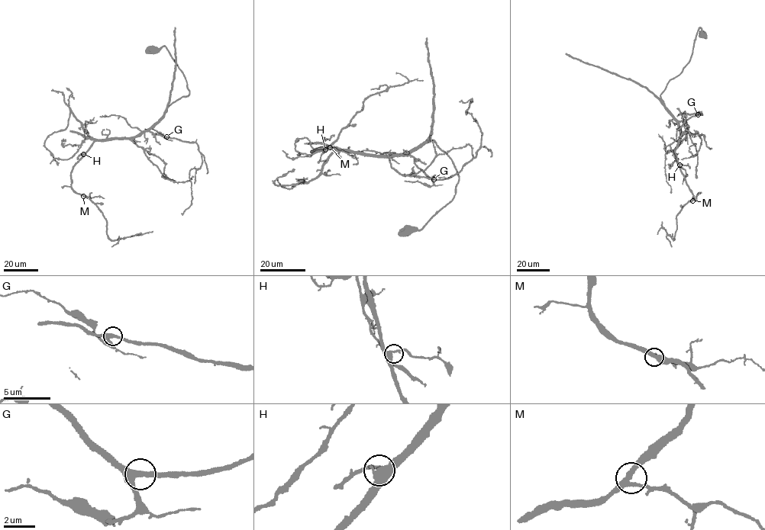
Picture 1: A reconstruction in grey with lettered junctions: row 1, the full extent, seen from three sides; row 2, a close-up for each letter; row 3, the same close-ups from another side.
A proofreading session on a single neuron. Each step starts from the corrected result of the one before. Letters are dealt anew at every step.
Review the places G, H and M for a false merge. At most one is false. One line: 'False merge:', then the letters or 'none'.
False merge: none

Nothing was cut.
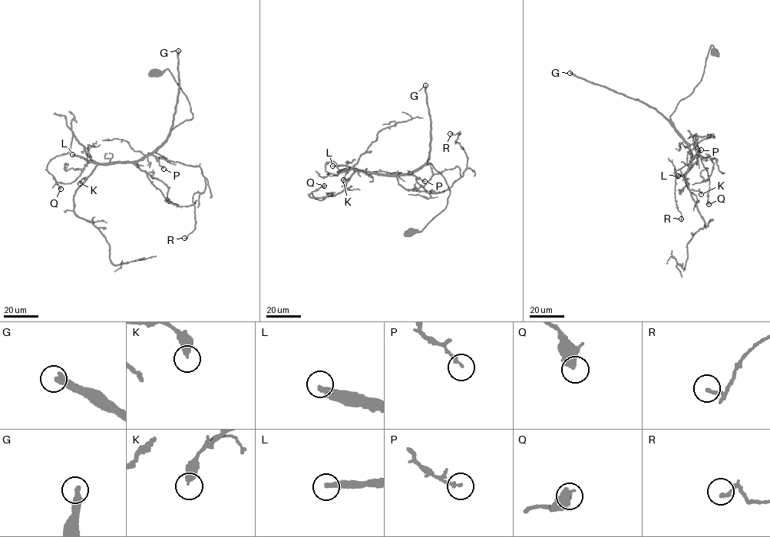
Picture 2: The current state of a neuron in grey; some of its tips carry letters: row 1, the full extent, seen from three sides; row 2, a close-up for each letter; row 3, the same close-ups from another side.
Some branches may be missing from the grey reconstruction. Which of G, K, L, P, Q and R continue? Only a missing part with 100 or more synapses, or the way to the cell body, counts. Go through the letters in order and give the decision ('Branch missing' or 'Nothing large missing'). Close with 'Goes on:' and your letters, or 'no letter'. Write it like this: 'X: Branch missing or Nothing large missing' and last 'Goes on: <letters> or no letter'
G: Branch missing
K: Nothing large missing
L: Branch missing
P: Nothing large missing
Q: Nothing large missing
R: Nothing large missing
Goes on: G, L

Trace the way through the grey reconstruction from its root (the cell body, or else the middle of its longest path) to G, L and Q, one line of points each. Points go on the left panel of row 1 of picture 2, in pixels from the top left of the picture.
G: (156, 71), (169, 70), (188, 100), (193, 114), (192, 119), (185, 120), (170, 131), (178, 94), (178, 51)
L: (156, 71), (169, 70), (188, 100), (193, 118), (175, 126), (161, 146), (142, 159), (95, 163), (72, 154)
Q: (156, 71), (169, 70), (193, 118), (132, 161), (96, 163), (74, 136), (67, 153), (47, 166), (61, 189)

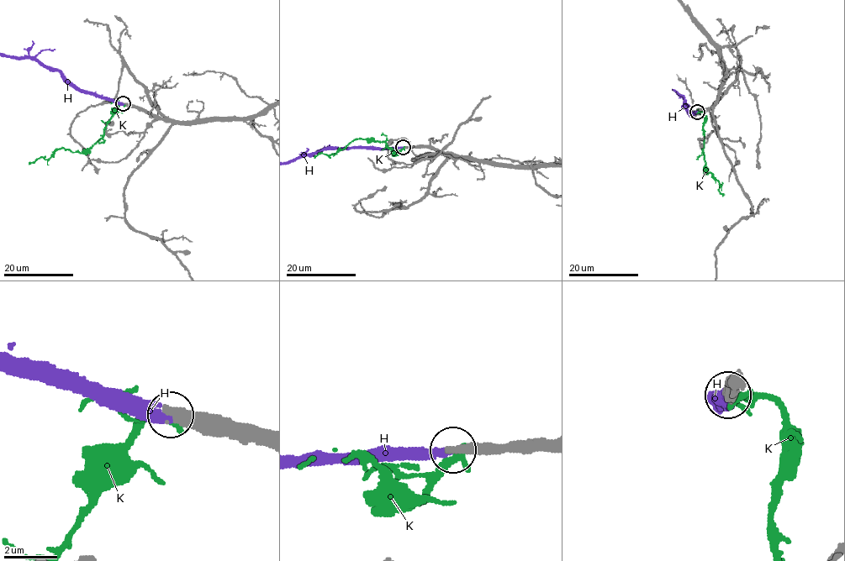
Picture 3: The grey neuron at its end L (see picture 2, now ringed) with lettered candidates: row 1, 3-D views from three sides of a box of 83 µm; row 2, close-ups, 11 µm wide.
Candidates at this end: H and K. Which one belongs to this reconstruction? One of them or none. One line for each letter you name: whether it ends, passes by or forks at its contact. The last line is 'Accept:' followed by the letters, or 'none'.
H: it ends
Accept: H

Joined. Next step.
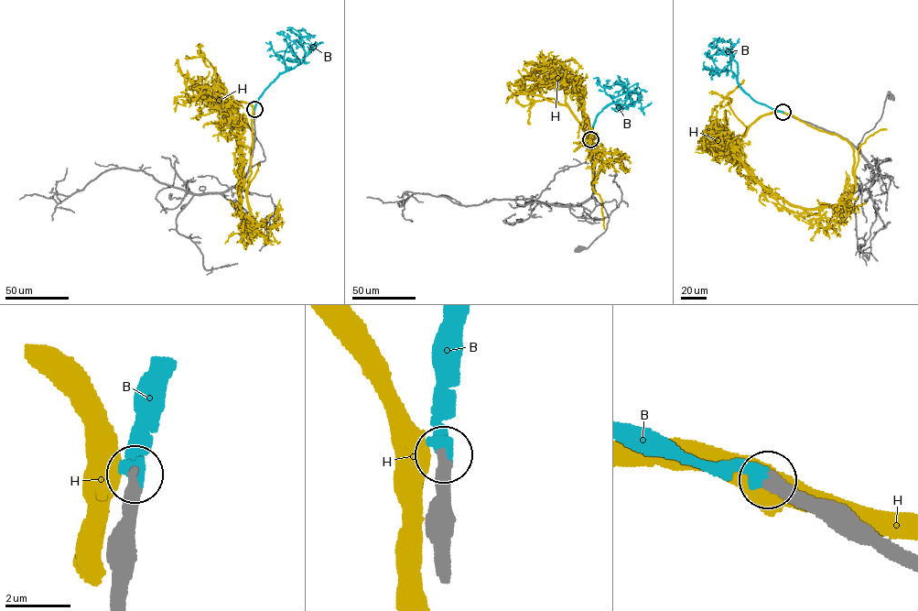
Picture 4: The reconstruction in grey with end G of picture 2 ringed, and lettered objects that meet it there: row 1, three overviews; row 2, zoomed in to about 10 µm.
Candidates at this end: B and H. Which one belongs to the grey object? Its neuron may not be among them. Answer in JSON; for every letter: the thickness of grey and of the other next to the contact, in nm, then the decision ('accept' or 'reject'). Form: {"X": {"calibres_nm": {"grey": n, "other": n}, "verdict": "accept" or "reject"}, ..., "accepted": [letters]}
{"B": {"calibres_nm": {"grey": 480, "other": 480}, "verdict": "accept"}, "H": {"calibres_nm": {"grey": 360, "other": 800}, "verdict": "reject"}, "accepted": ["B"]}

